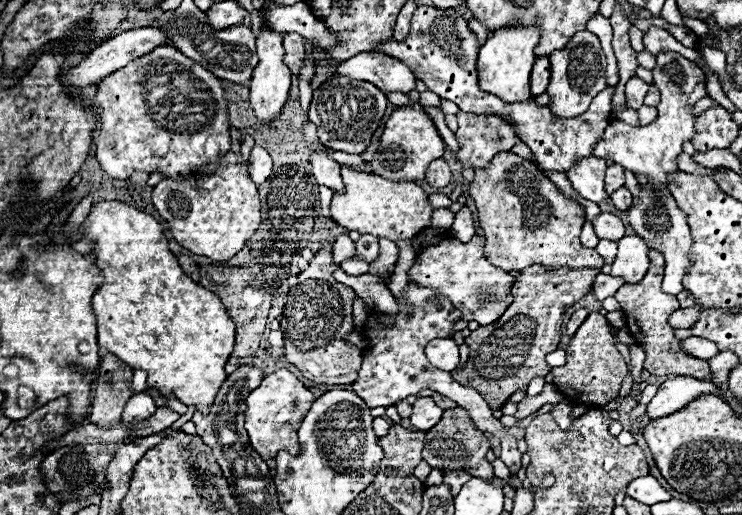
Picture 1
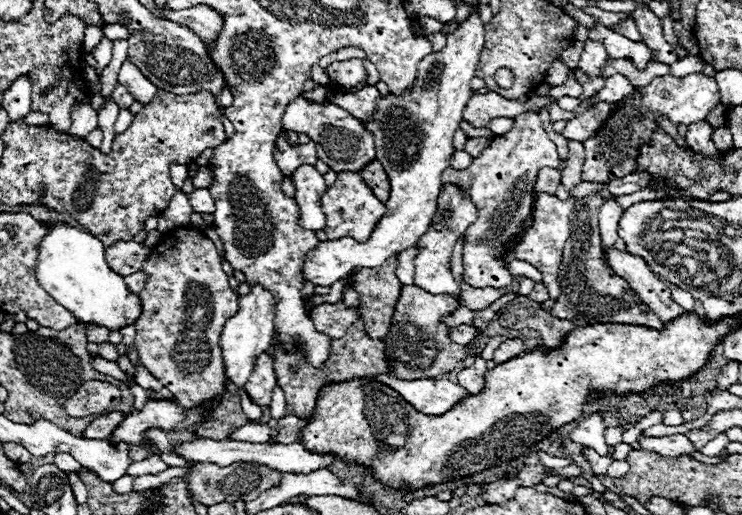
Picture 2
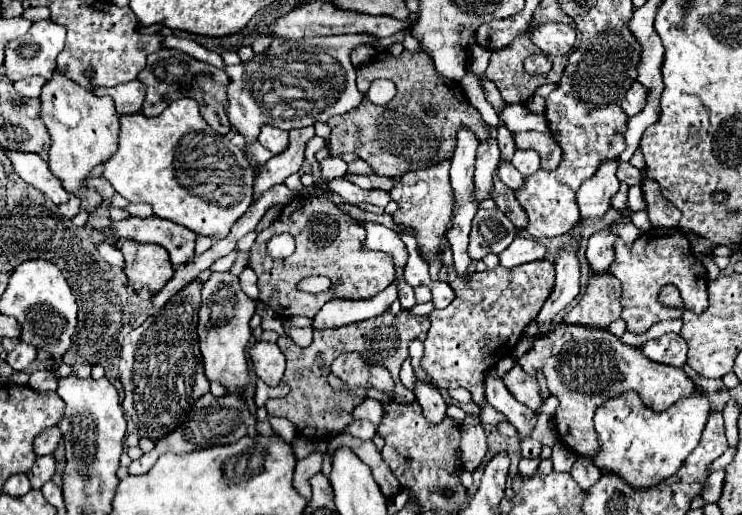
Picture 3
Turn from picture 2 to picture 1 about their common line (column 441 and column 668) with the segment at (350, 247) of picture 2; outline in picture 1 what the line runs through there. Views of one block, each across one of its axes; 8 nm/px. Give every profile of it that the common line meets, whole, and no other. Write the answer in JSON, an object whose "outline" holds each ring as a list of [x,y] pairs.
{"outline":[[[662,52],[656,56],[654,66],[654,86],[658,86],[662,100],[658,104],[658,118],[648,126],[628,126],[622,120],[610,122],[602,134],[602,140],[594,148],[596,158],[612,160],[636,178],[644,176],[648,180],[648,190],[668,190],[670,176],[678,172],[678,156],[682,154],[682,144],[696,136],[694,106],[706,92],[706,74],[690,60],[676,52]]]}

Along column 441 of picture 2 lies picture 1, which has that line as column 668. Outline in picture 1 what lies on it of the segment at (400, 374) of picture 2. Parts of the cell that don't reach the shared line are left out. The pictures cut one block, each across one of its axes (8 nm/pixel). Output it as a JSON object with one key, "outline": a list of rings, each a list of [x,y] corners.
{"outline":[[[650,250],[650,268],[646,276],[636,282],[636,284],[624,284],[614,298],[620,302],[620,308],[628,316],[628,332],[646,348],[646,360],[644,360],[644,370],[648,370],[654,376],[666,376],[666,374],[678,374],[678,376],[694,376],[700,380],[710,378],[710,364],[706,360],[694,358],[682,350],[682,340],[674,336],[674,328],[668,326],[668,318],[672,312],[680,308],[676,296],[670,296],[660,290],[664,274],[664,258],[656,250]]]}

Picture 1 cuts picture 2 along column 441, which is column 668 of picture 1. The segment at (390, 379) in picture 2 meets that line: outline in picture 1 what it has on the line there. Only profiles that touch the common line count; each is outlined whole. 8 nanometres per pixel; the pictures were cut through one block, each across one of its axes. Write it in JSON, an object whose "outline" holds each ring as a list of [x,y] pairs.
{"outline":[[[676,376],[666,380],[664,384],[658,386],[656,396],[650,400],[646,414],[656,420],[668,414],[674,414],[688,406],[692,400],[704,396],[704,394],[714,394],[720,398],[726,398],[726,394],[720,390],[720,386],[714,386],[712,382],[706,380],[696,380],[690,376]]]}

